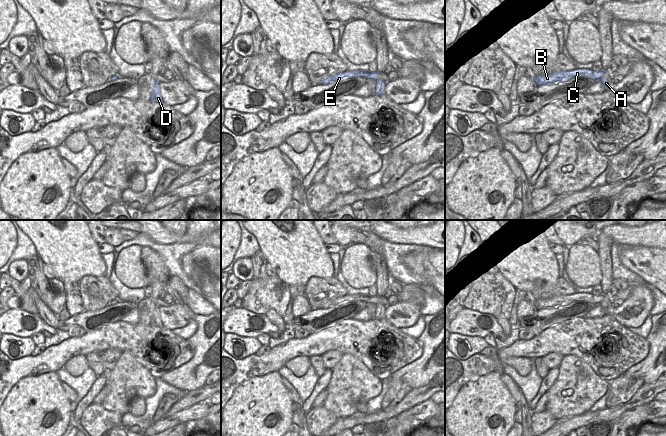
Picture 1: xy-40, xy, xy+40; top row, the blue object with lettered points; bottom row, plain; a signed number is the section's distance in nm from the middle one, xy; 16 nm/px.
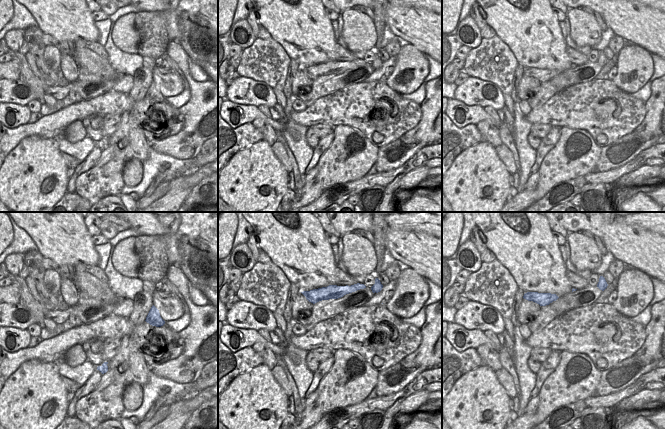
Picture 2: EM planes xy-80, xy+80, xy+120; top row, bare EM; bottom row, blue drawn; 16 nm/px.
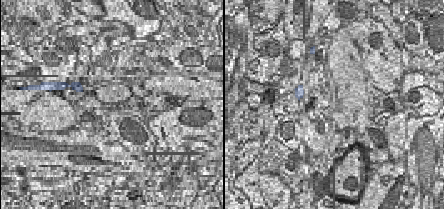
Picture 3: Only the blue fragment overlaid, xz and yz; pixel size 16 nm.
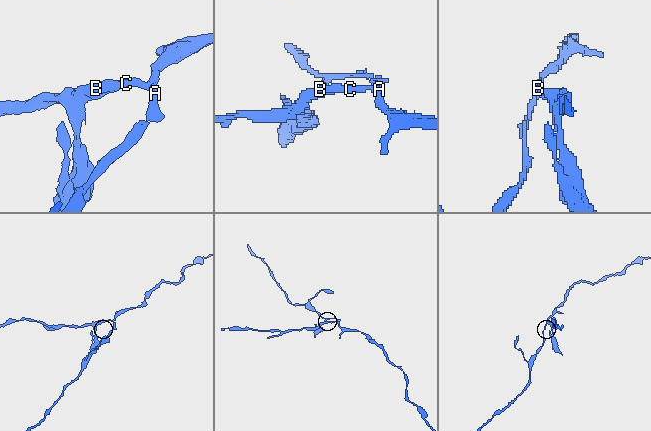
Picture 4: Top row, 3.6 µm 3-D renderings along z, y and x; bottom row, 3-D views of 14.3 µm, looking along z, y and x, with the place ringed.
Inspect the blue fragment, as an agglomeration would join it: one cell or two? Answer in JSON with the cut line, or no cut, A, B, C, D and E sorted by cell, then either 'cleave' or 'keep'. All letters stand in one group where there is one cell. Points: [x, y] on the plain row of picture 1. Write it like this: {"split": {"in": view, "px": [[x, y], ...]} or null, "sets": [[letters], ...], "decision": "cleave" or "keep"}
{"split": {"in": "xy+40", "px": [[593, 295], [589, 300]]}, "sets": [["A", "D"], ["B", "C", "E"]], "decision": "cleave"}

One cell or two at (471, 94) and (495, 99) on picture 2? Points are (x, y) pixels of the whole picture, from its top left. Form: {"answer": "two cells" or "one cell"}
{"answer": "one cell"}

